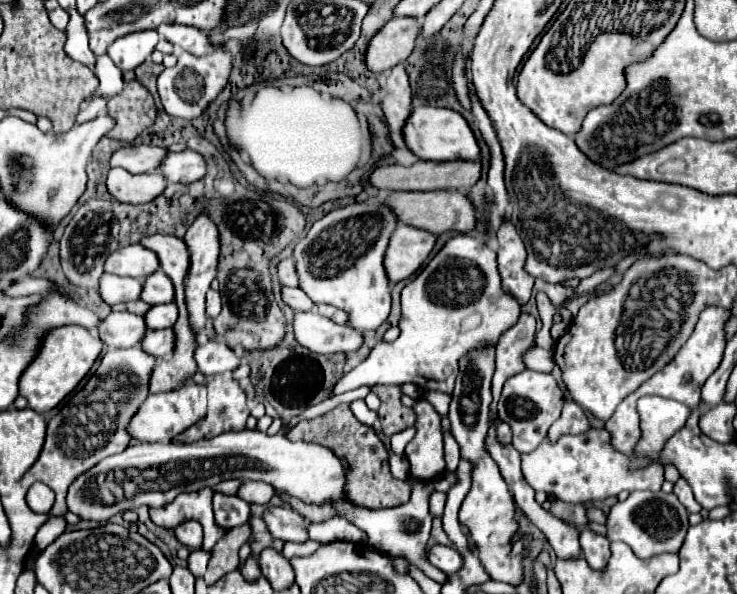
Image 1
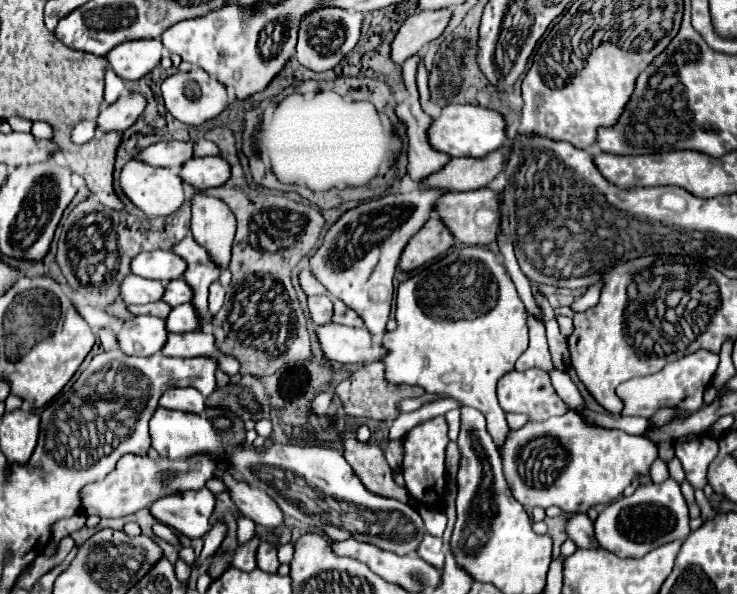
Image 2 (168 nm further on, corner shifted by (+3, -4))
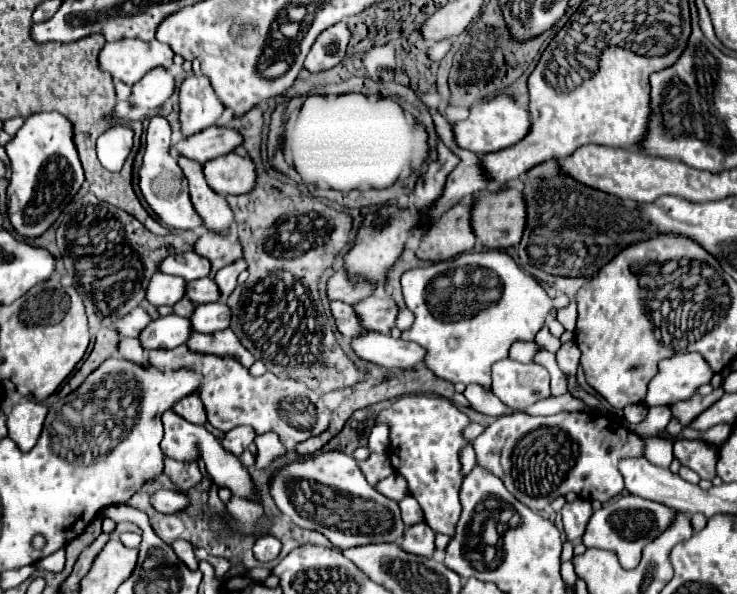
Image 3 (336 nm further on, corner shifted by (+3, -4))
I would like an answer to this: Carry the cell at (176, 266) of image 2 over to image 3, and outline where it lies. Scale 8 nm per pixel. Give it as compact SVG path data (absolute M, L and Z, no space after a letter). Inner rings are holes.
M180 252L180 254L172 254L172 256L164 258L162 264L158 266L158 270L164 274L182 276L186 282L190 282L196 278L208 276L210 262L202 256L198 256L196 252Z

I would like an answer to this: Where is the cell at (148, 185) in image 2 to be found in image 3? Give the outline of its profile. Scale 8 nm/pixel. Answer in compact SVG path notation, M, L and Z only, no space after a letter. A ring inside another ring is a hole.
M154 116L148 124L146 152L144 152L140 170L138 170L138 186L140 186L144 200L158 214L158 218L160 218L160 222L164 222L164 226L176 228L176 230L194 230L194 228L202 226L202 220L198 218L196 210L190 206L186 176L182 174L174 156L170 156L170 124L166 118Z

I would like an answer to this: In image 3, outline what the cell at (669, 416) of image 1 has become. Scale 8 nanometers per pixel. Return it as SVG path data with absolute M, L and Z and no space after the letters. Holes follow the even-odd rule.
M588 410L580 412L560 412L554 416L528 416L522 412L514 412L510 416L502 416L492 422L476 440L474 450L478 464L486 466L500 478L502 468L502 482L504 486L530 510L540 512L544 510L554 498L566 496L568 492L576 492L584 500L600 500L608 502L624 490L622 474L618 472L618 460L622 456L644 456L644 440L626 430L620 422L610 422L608 416L590 414Z

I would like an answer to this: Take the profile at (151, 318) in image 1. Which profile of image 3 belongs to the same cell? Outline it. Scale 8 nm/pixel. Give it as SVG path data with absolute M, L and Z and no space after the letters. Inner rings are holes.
M216 300L210 304L200 304L194 308L190 316L190 326L194 332L218 332L228 328L230 322L230 310L224 300Z

